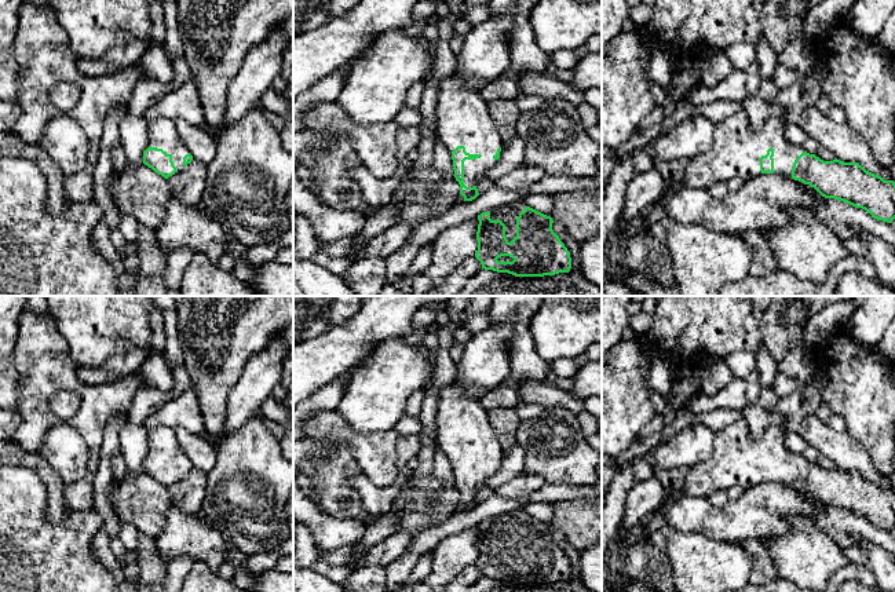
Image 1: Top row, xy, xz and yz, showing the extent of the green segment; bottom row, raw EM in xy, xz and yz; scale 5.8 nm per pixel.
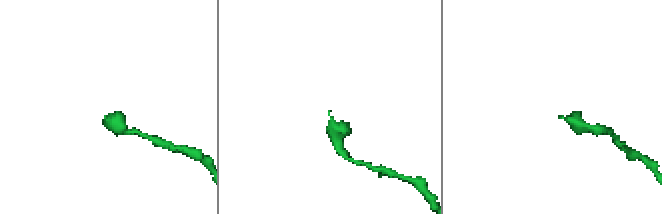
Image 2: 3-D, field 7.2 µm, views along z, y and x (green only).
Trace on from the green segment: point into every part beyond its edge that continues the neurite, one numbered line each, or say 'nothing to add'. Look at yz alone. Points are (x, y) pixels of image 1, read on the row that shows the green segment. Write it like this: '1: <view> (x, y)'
1: yz (737, 149)

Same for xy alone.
1: xy (163, 134)

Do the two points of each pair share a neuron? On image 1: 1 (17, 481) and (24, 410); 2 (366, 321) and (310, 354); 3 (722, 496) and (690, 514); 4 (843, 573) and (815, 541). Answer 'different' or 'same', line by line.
1: different
2: same
3: different
4: different

